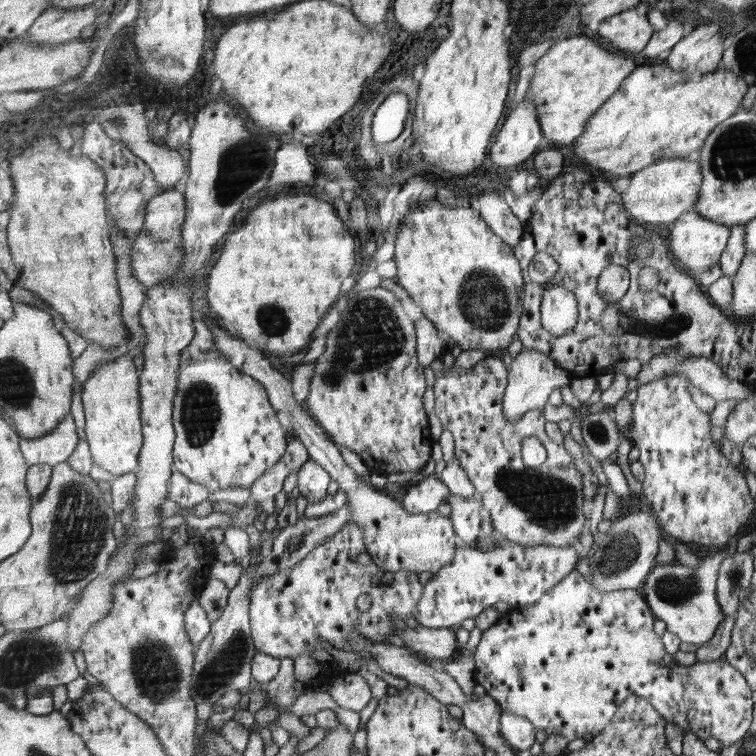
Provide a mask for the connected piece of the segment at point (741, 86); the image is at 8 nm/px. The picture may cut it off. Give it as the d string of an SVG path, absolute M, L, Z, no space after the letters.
M666 62L638 66L625 79L620 90L593 115L584 134L575 141L573 154L591 170L620 177L633 176L665 159L696 157L715 128L739 109L746 92L748 84L722 67L697 77L691 76L689 71L676 71Z

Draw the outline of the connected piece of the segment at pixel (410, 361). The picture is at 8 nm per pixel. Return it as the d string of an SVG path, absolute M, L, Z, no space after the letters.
M375 287L356 293L355 298L349 302L343 318L339 320L339 324L329 334L329 342L327 342L327 348L323 352L325 354L321 358L317 358L315 376L312 378L311 390L304 405L326 430L326 433L336 442L335 444L355 452L364 461L369 471L384 477L393 474L393 472L421 471L431 458L431 450L433 450L431 446L434 443L433 439L431 439L431 428L429 428L429 415L427 415L427 410L423 406L423 394L425 394L428 382L424 373L425 366L419 364L419 358L417 358L415 324L407 316L407 312L405 312L401 300L395 296L395 292L391 292L387 288Z

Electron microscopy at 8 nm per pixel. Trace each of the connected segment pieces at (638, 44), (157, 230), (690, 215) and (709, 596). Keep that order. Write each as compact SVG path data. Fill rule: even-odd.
M635 9L620 12L604 20L598 32L599 36L607 39L617 50L629 55L645 50L656 34L649 18Z
M175 190L163 191L154 196L147 207L145 228L159 241L179 238L187 219L187 197Z
M697 208L682 215L669 229L672 238L672 253L677 264L685 268L695 279L720 262L730 236L728 227L707 220L705 216L701 216Z
M722 556L706 557L699 561L697 569L677 562L655 566L643 586L646 600L656 614L656 619L665 622L668 632L679 636L681 642L697 647L709 643L725 620L724 609L717 594Z

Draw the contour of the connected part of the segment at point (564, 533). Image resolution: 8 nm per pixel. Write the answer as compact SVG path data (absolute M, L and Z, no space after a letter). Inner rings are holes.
M502 352L486 356L473 368L459 368L456 364L450 369L444 369L437 375L434 384L435 414L438 416L443 429L450 430L455 435L455 454L459 458L469 478L481 494L483 508L489 510L493 528L504 541L519 545L551 545L566 547L577 542L583 528L587 524L583 502L585 502L584 482L581 472L575 467L575 461L567 448L557 444L546 431L548 420L544 411L531 411L521 416L514 423L508 421L504 411L504 396L508 388L508 374L503 362ZM530 436L538 436L547 450L548 459L536 471L524 463L523 440Z

